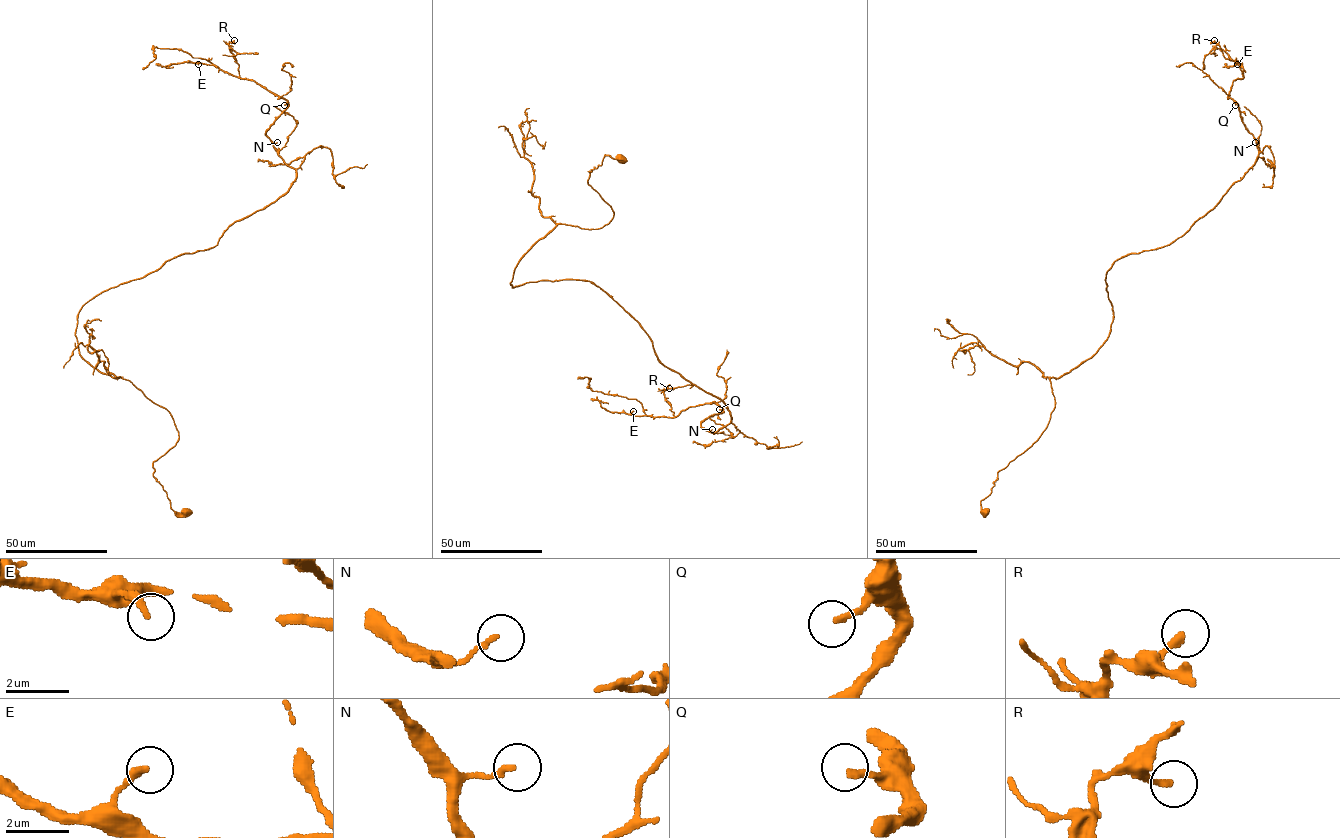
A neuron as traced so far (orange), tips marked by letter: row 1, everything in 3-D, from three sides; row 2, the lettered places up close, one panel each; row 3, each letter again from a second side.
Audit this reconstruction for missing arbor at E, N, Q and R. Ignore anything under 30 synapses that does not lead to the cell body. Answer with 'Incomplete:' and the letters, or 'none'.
Incomplete: none

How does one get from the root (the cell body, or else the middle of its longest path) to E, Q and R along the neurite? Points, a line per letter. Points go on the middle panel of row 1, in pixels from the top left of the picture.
E: (621, 159), (588, 171), (609, 222), (557, 224), (510, 283), (592, 282), (731, 421), (633, 411)
Q: (621, 159), (588, 171), (609, 222), (557, 224), (510, 283), (592, 282), (724, 404), (702, 427), (719, 409)
R: (621, 159), (588, 171), (609, 222), (557, 224), (510, 283), (592, 282), (731, 421), (675, 417), (669, 388)

